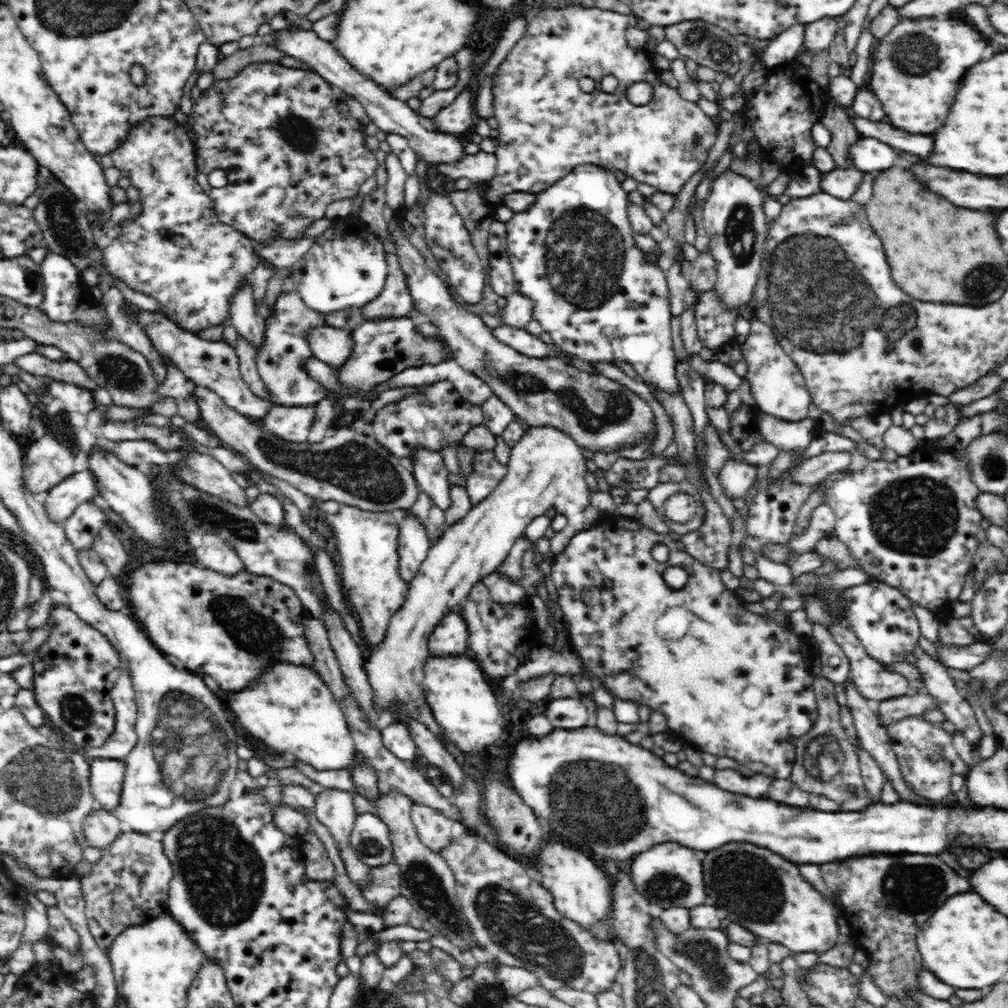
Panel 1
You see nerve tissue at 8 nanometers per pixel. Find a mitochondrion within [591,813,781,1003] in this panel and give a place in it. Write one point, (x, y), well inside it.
(704, 954)

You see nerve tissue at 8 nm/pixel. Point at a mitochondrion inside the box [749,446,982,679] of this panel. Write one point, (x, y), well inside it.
(918, 515)

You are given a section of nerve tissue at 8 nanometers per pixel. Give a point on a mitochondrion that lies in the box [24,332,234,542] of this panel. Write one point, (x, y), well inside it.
(118, 370)

